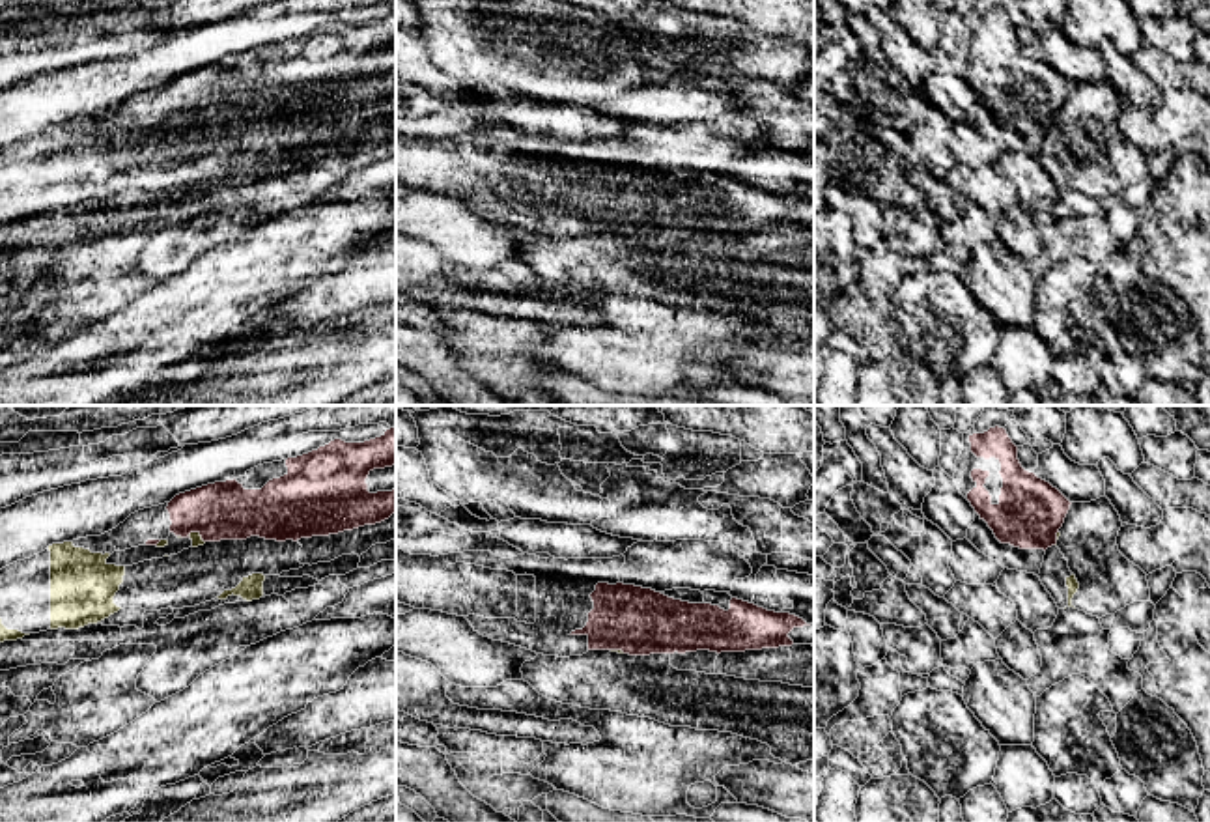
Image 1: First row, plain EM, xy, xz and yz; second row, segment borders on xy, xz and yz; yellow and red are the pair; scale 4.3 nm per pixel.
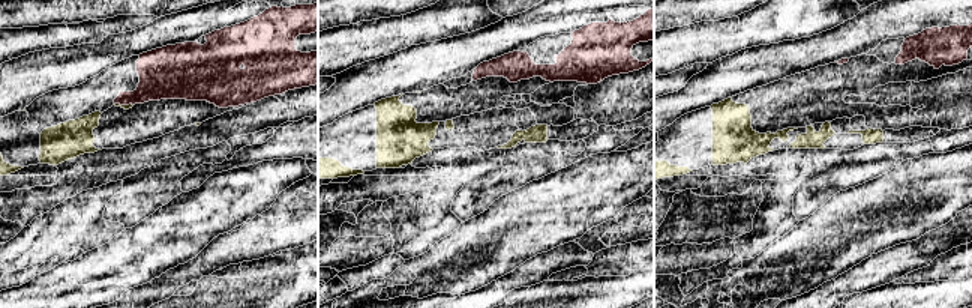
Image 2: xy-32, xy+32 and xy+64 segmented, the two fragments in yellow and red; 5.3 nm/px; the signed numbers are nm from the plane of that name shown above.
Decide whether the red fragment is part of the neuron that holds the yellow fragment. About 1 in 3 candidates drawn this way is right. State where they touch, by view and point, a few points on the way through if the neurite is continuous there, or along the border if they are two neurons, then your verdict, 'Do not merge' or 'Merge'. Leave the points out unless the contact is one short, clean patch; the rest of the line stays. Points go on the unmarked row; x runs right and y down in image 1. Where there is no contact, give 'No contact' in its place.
Touches yellow at xy (196, 114). Boundary: xy (187, 116), (196, 114), (204, 124). Do not merge

